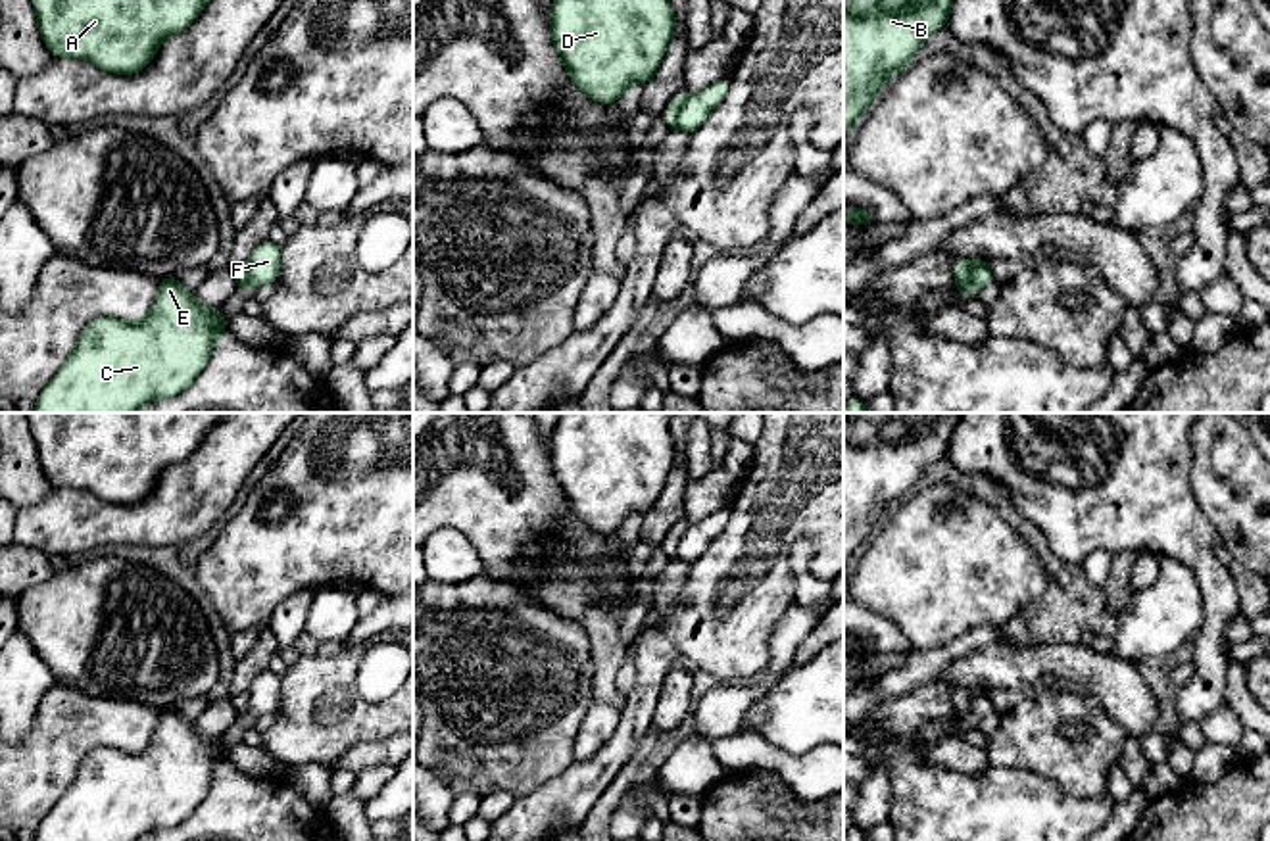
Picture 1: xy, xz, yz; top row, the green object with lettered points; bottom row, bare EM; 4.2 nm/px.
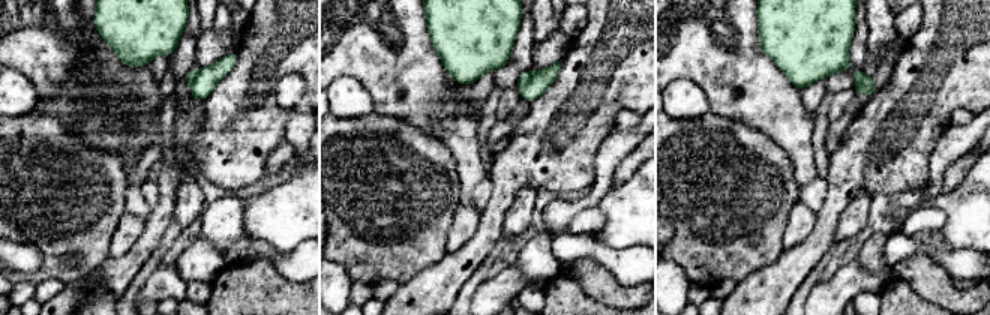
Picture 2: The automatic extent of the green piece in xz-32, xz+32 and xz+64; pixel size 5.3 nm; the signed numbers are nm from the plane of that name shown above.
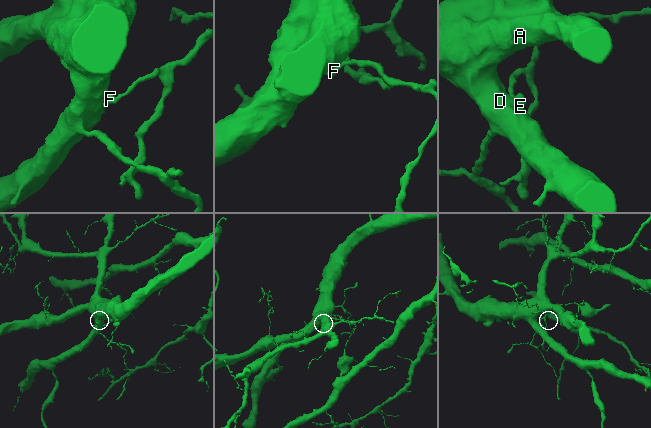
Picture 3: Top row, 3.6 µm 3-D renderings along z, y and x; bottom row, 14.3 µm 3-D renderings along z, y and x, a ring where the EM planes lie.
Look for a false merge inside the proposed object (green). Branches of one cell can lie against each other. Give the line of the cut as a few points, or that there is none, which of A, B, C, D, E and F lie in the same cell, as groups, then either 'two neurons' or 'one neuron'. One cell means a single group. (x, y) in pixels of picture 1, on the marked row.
xz (688, 93), (671, 125) | A B C D E / F | two neurons

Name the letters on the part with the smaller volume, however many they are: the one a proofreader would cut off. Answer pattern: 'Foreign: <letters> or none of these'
Foreign: F

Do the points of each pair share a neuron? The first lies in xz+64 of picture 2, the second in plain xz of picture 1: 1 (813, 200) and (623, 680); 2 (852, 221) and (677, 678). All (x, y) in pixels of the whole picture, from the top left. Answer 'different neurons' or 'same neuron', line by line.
1: same neuron
2: same neuron

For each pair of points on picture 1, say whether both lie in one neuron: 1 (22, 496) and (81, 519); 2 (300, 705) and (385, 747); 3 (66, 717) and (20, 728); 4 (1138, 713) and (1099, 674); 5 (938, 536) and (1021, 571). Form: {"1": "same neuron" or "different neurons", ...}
{"1": "different neurons", "2": "different neurons", "3": "different neurons", "4": "same neuron", "5": "same neuron"}

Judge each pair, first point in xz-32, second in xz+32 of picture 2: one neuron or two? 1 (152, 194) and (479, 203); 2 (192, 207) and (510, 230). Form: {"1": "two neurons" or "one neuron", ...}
{"1": "one neuron", "2": "one neuron"}

